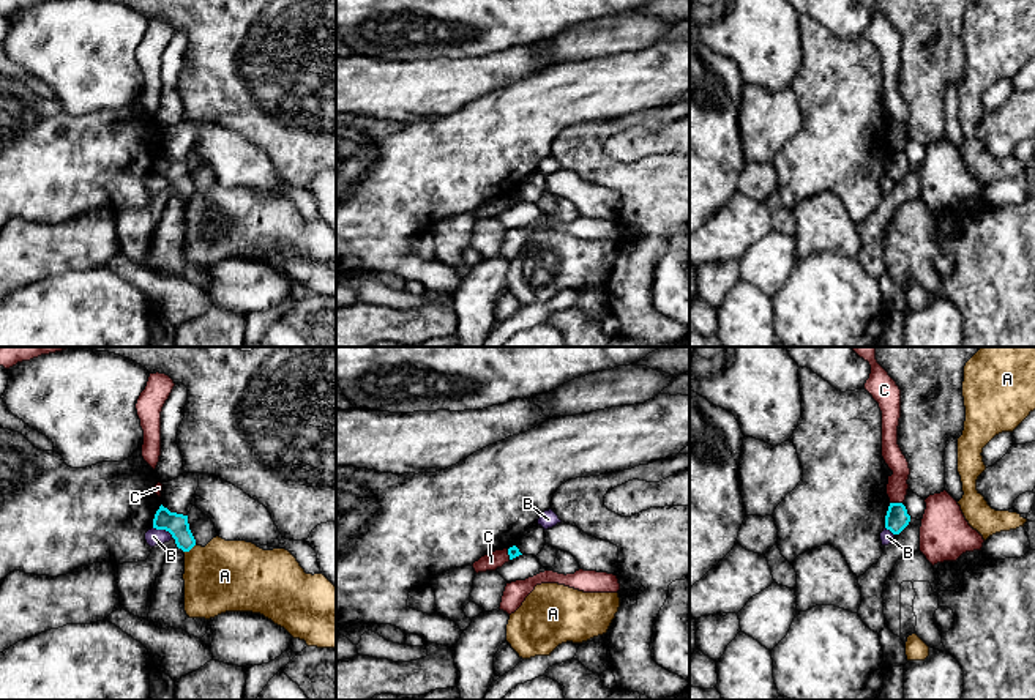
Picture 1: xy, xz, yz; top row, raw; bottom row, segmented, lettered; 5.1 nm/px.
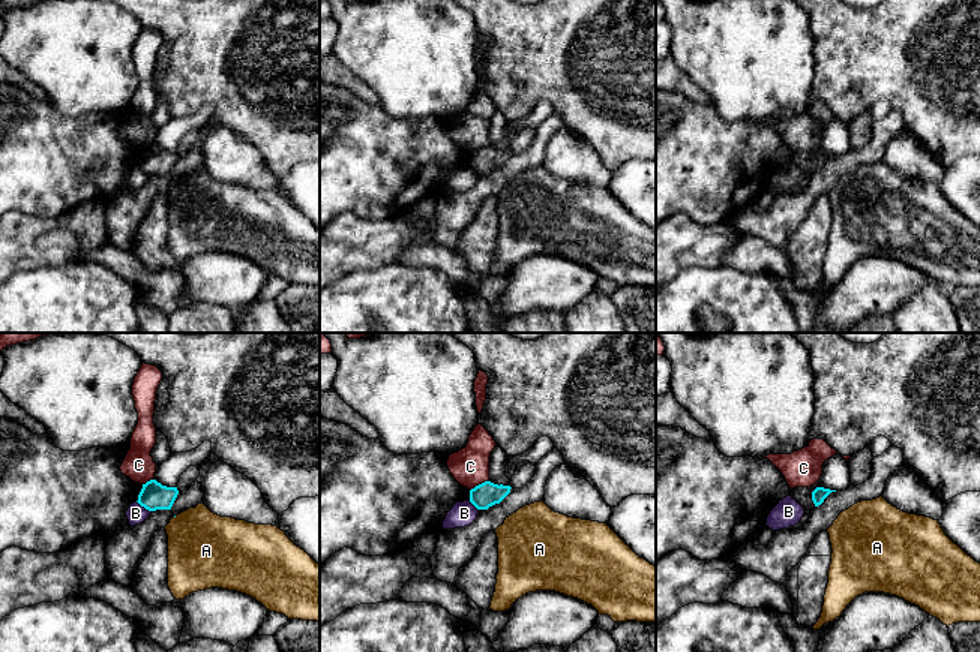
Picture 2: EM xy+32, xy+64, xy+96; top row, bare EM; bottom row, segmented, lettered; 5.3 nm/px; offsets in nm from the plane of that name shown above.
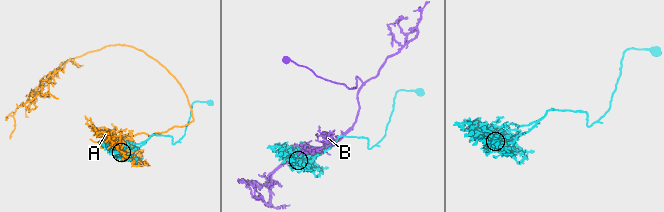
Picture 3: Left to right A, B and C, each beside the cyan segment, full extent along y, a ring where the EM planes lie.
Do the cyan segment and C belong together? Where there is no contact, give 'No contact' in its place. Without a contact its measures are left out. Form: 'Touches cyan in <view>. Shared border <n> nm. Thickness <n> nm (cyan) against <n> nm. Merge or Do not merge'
Touches cyan in yz. Shared border 60 nm. Thickness 120 nm (cyan) against 110 nm. Do not merge

